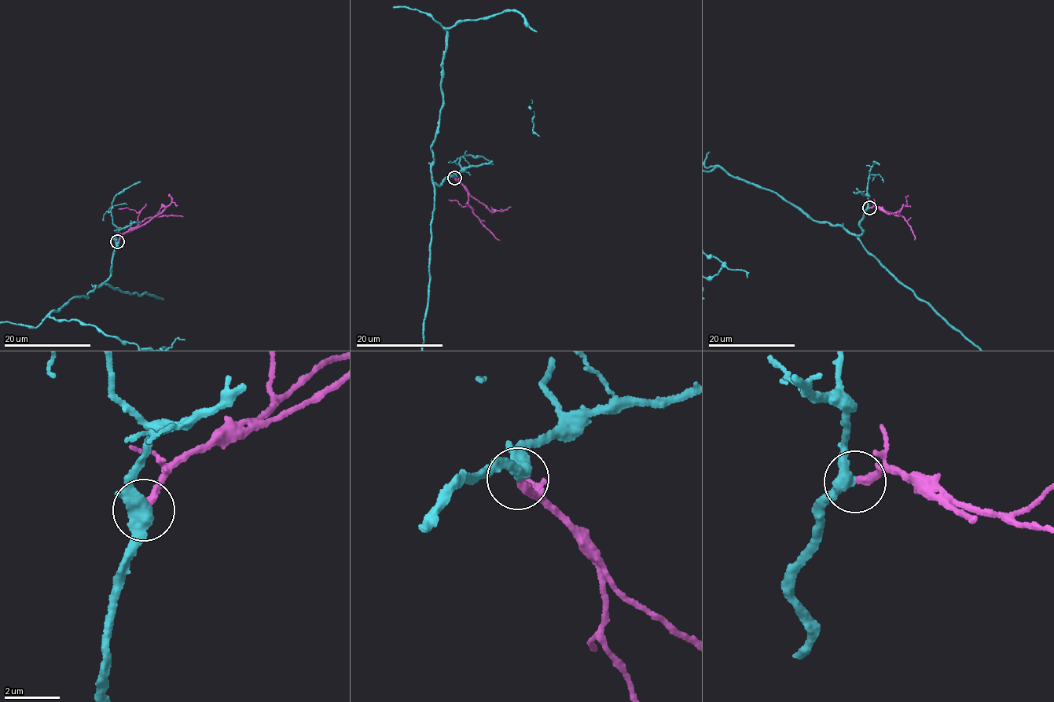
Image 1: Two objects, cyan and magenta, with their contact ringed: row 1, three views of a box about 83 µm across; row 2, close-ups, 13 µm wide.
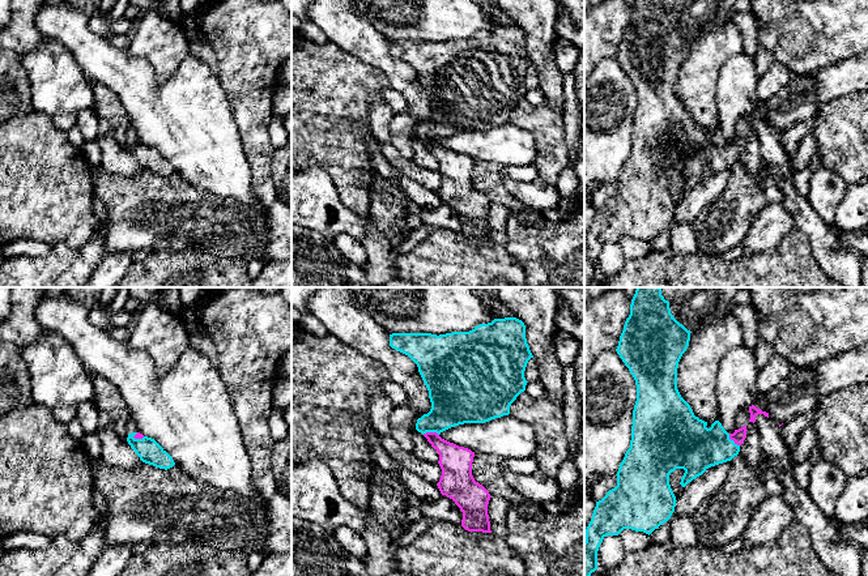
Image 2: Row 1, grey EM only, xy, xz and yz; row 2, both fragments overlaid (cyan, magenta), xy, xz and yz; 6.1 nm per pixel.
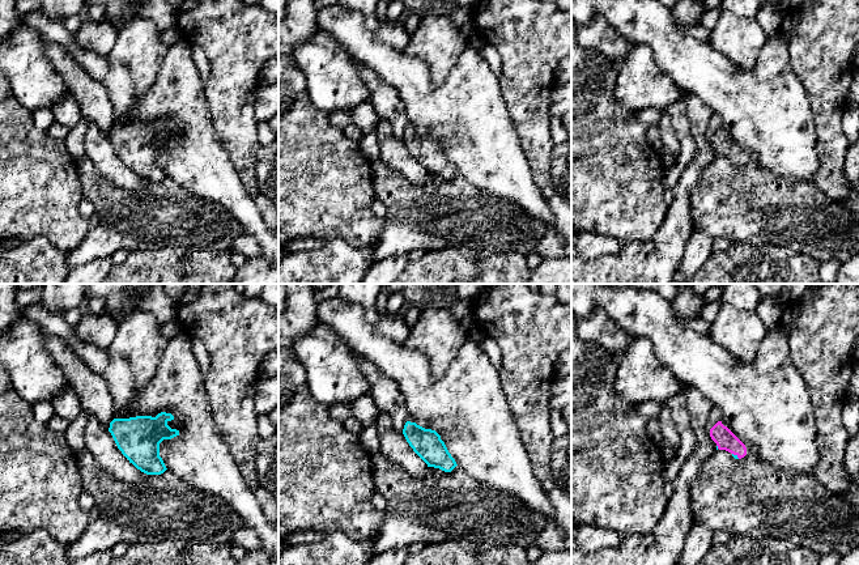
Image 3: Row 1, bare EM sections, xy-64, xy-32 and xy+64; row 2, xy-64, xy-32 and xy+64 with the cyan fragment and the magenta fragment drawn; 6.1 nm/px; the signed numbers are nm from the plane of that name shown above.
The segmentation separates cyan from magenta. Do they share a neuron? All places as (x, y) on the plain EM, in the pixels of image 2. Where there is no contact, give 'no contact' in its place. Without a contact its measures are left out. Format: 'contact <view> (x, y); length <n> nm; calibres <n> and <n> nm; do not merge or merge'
contact xz (430, 139); length 100 nm; calibres 300 and 200 nm; merge

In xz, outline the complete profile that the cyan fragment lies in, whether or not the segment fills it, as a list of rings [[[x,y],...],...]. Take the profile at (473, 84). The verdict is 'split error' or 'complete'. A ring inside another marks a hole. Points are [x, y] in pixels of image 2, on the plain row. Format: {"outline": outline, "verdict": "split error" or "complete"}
{"outline": [[[516,25],[494,26],[492,30],[476,33],[469,39],[452,39],[446,42],[431,40],[392,40],[390,54],[408,63],[418,74],[418,80],[429,98],[431,116],[417,127],[416,137],[421,140],[439,162],[442,183],[437,191],[442,202],[452,206],[463,219],[461,234],[468,239],[492,240],[488,222],[489,199],[475,188],[472,170],[475,159],[459,154],[439,144],[441,140],[464,131],[485,131],[510,121],[510,114],[526,98],[524,78],[533,65],[526,46],[526,33]]], "verdict": "split error"}

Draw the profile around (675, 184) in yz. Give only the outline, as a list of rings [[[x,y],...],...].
[[[676,176],[669,182],[669,192],[676,204],[676,208],[678,206],[680,201],[684,197],[684,195],[680,192],[684,180],[685,180],[684,176]]]

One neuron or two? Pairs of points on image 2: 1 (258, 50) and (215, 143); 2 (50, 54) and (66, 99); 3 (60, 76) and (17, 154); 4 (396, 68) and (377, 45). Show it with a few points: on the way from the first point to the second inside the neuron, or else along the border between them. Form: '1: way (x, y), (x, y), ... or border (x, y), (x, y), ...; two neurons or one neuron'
1: border (218, 81), (241, 139); two neurons
2: way (50, 65), (62, 88); one neuron
3: border (29, 82), (33, 106), (51, 116); two neurons
4: way (391, 63), (378, 50); one neuron

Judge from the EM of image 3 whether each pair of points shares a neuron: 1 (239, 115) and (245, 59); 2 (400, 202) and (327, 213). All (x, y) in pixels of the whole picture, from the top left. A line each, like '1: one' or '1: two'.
1: one
2: two

